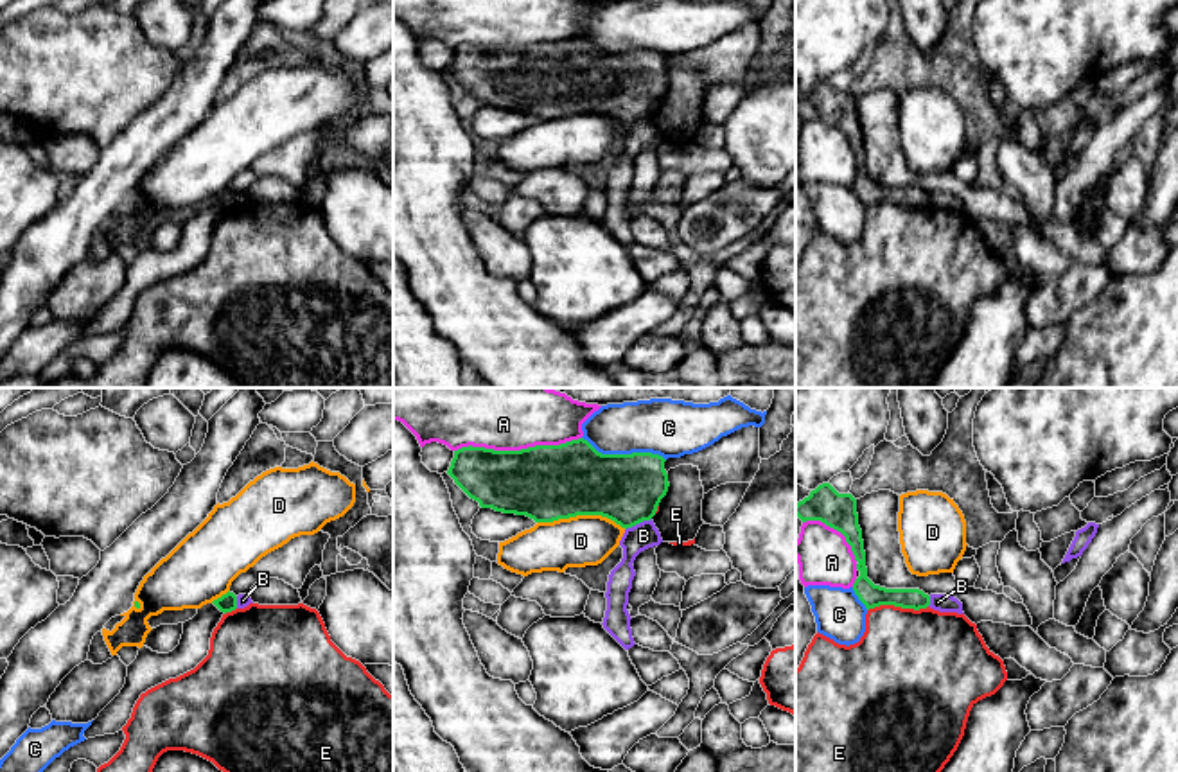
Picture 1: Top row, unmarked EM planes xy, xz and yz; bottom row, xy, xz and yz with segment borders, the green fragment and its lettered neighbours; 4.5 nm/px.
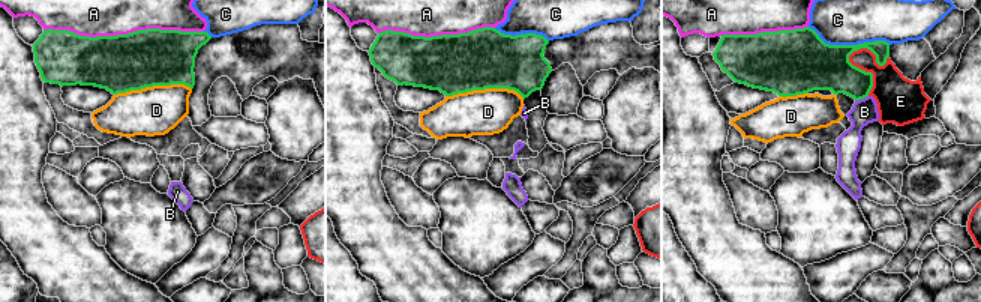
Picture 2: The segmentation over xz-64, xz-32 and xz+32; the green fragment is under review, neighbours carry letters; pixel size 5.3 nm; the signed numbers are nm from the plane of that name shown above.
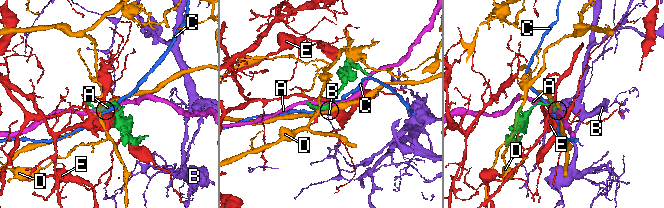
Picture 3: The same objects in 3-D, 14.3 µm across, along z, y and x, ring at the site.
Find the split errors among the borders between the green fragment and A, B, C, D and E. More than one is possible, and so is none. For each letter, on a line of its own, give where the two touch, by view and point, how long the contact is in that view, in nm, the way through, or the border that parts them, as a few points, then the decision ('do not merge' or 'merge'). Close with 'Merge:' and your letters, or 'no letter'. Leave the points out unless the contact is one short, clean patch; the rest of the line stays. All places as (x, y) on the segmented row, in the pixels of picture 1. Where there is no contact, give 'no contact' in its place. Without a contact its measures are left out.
A: meets green in xz at (518, 451); contact 550 nm long; do not merge
B: meets green in xz at (638, 523); contact 130 nm long; border along xz (650, 517), (625, 530); do not merge
C: meets green in xz at (624, 455); contact 400 nm long; do not merge
D: meets green in xz at (582, 514); contact 400 nm long; border along xz (537, 521), (606, 516), (625, 528); do not merge
E: meets green in yz at (896, 605); contact 280 nm long; border along yz (927, 605), (918, 609), (875, 605), (868, 611); do not merge
Merge: no letter

